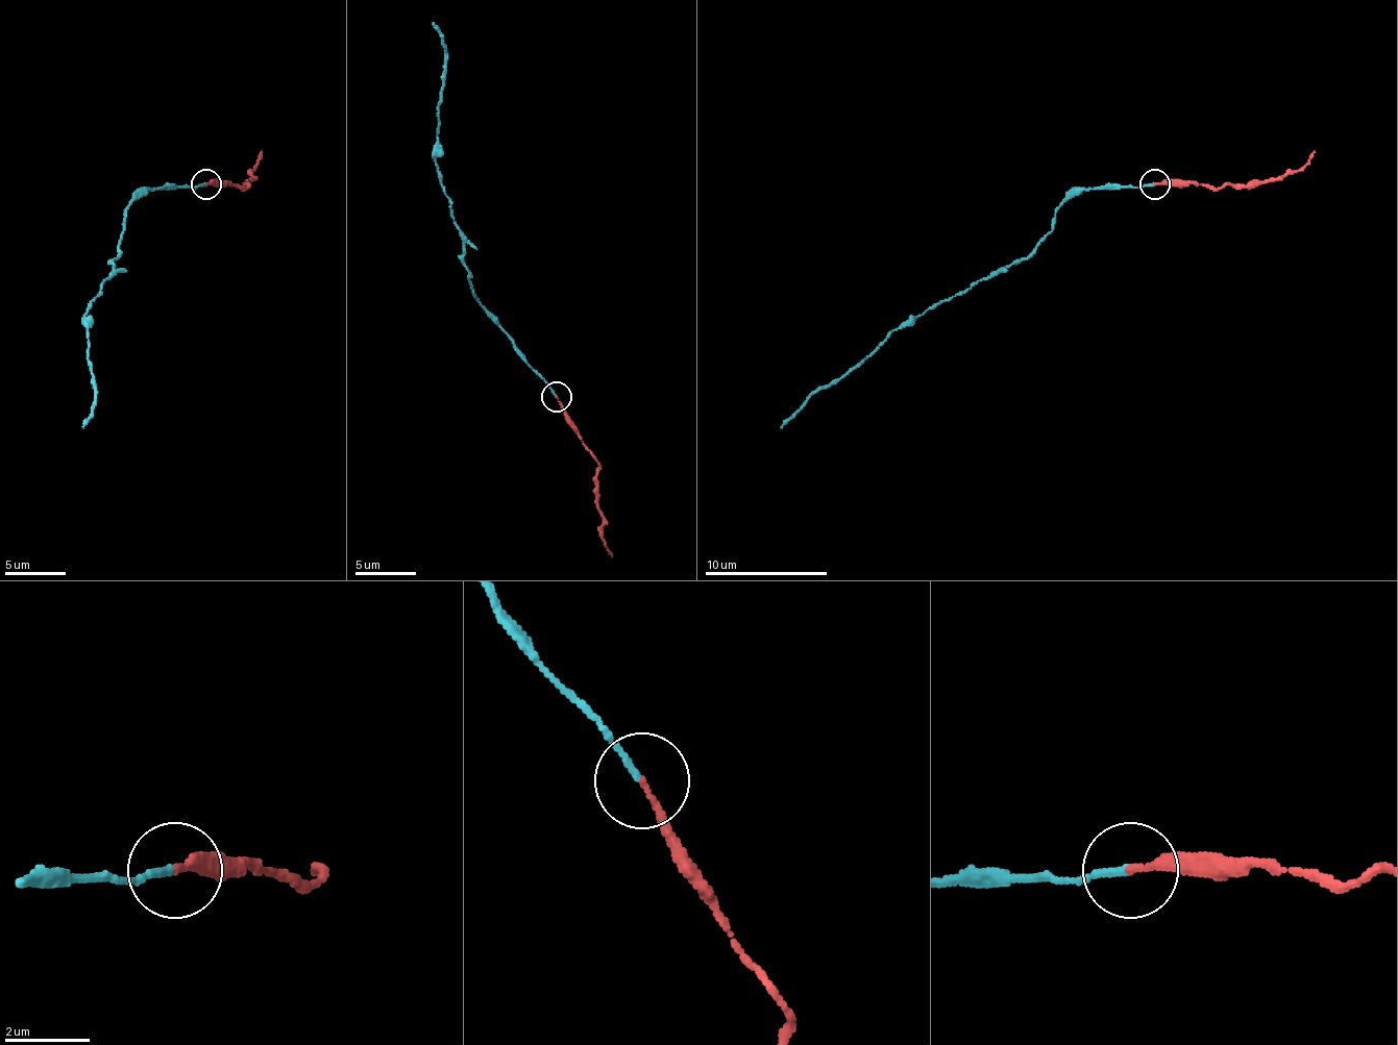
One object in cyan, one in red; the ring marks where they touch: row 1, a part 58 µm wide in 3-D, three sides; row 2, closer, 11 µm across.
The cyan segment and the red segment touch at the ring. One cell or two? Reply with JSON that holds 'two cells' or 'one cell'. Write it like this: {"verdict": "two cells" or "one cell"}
{"verdict": "two cells"}

